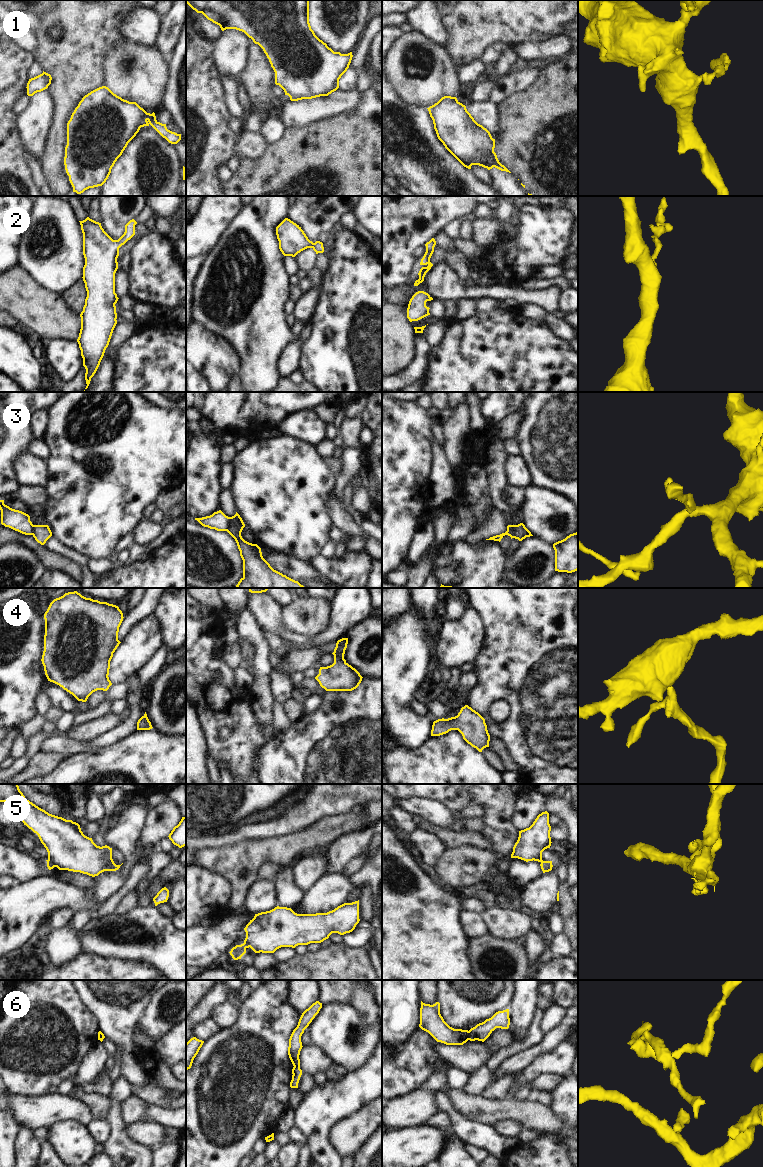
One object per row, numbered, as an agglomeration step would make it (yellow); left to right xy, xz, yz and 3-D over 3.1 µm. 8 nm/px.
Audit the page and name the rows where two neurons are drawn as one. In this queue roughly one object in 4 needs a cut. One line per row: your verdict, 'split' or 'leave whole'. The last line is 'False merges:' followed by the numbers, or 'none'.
1: leave whole
2: leave whole
3: split
4: leave whole
5: split
6: split
False merges: 3, 5, 6

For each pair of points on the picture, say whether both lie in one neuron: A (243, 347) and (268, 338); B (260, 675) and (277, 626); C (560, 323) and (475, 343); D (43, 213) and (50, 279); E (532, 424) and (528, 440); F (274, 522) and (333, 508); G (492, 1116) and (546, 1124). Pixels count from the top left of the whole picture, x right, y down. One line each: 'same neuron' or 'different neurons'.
A: same neuron
B: different neurons
C: different neurons
D: same neuron
E: same neuron
F: different neurons
G: same neuron

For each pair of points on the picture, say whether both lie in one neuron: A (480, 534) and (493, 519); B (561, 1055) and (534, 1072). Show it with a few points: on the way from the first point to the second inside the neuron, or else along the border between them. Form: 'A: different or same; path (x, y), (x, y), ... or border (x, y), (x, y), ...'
A: same; path (484, 530), (491, 523)
B: same; path (554, 1061), (545, 1062), (541, 1065)

